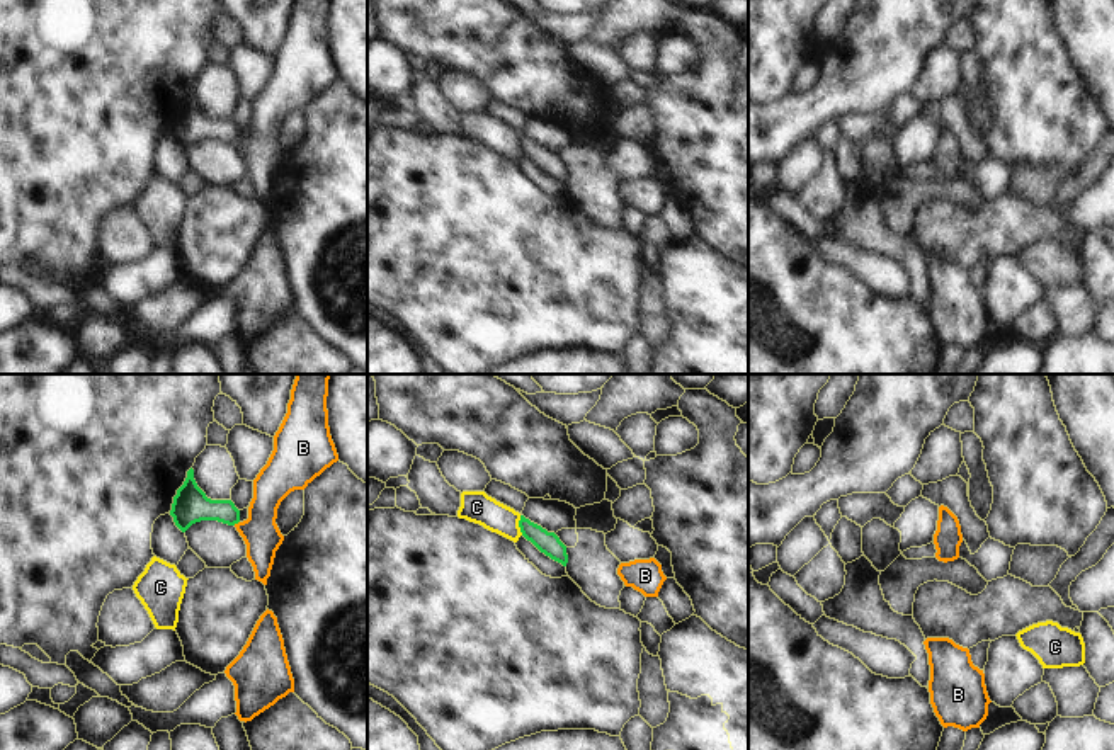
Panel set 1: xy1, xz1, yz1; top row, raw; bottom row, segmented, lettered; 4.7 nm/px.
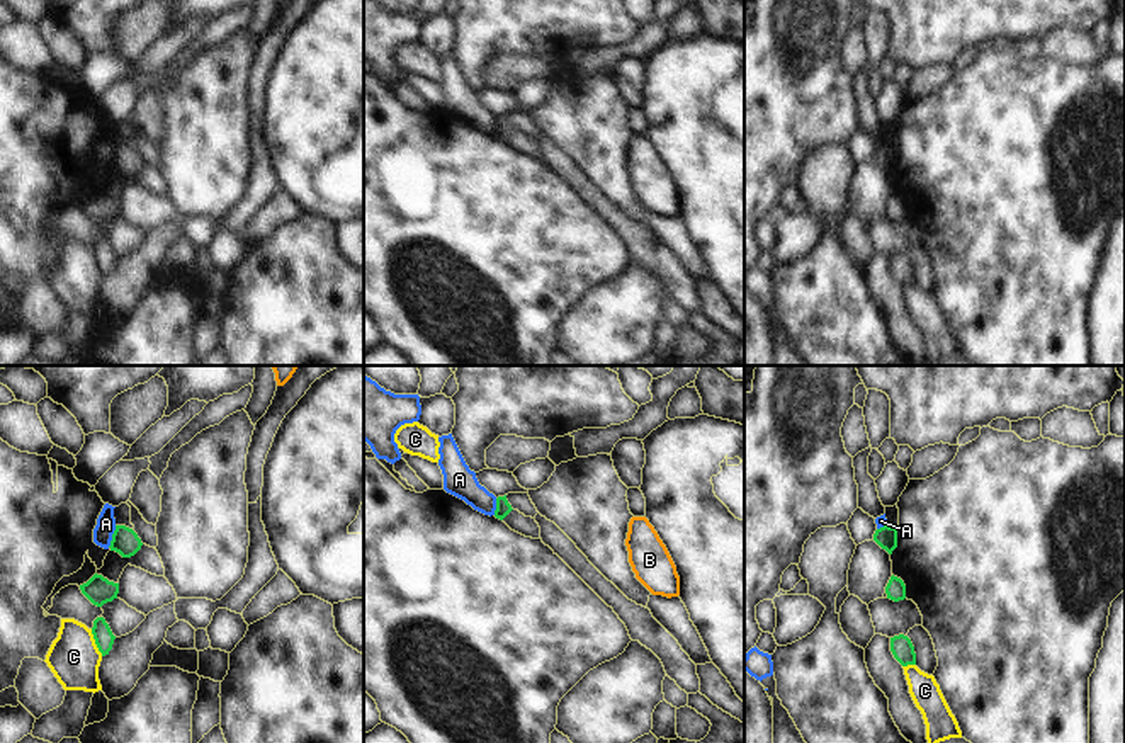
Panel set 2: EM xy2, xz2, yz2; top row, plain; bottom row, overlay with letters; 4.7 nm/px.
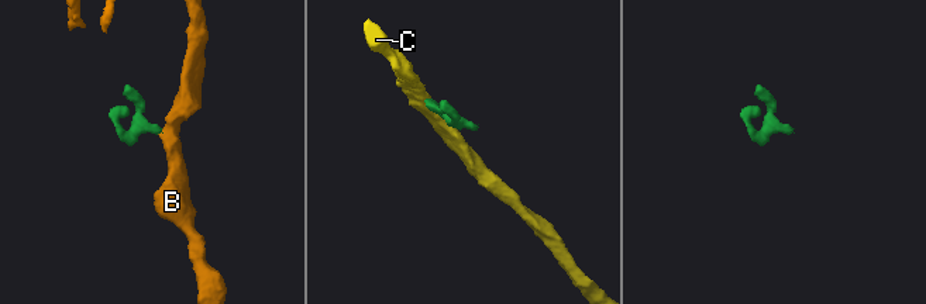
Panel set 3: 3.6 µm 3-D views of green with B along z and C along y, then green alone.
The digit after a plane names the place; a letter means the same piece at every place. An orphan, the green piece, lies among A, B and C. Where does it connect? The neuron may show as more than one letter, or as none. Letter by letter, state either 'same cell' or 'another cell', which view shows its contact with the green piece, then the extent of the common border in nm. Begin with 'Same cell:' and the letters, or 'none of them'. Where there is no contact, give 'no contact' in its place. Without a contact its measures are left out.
Same cell: B
A: another cell | xy2 | 110 nm
B: same cell | xy1 | 40 nm
C: another cell | xy2 | 140 nm

